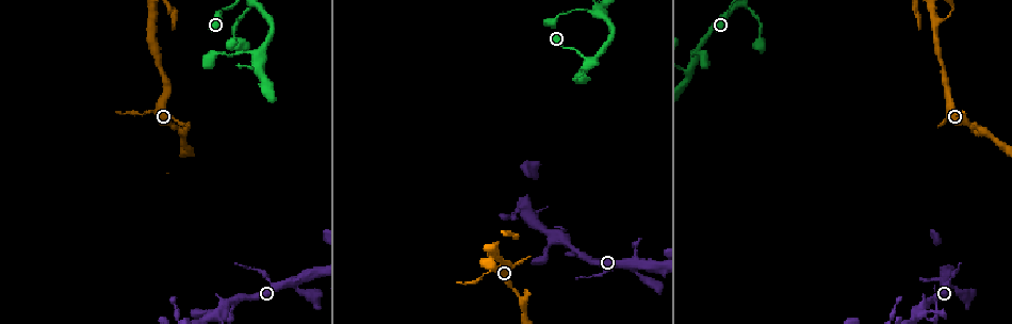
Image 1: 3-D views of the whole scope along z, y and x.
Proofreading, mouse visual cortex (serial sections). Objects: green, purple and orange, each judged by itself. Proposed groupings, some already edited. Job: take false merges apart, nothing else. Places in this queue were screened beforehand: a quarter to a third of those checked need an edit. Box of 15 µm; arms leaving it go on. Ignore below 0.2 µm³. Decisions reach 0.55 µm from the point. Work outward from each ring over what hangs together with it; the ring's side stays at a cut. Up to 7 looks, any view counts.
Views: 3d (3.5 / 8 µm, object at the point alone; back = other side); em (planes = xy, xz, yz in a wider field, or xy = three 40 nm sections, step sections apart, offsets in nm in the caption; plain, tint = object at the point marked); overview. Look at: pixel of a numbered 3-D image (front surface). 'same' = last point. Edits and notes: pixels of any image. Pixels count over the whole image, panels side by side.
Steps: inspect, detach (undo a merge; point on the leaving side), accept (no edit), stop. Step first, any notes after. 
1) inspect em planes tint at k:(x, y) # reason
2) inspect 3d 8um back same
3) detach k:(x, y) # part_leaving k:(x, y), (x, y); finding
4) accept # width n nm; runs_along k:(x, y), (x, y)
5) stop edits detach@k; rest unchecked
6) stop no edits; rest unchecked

inspect 3d 3.5um at 1:(291, 281) # three arms meet

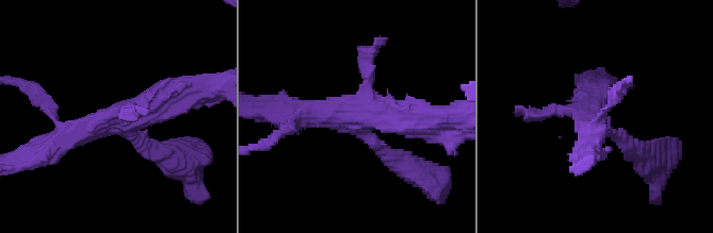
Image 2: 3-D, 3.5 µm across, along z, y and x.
inspect em xy step 3 tint at 2:(117, 121)

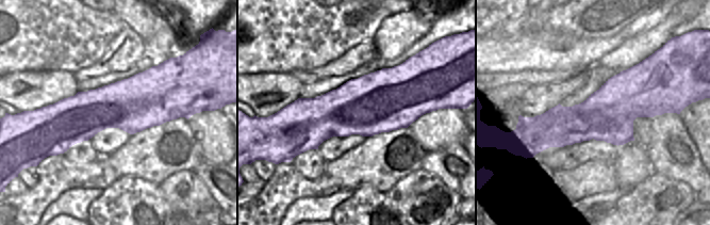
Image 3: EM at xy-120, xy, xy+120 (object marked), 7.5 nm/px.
accept # width 460 nm; runs_along 3:(663, 103), (527, 125); continuous, no second cell

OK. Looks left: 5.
inspect 3d 3.5um back at 1:(214, 316) # side arm on a straight run

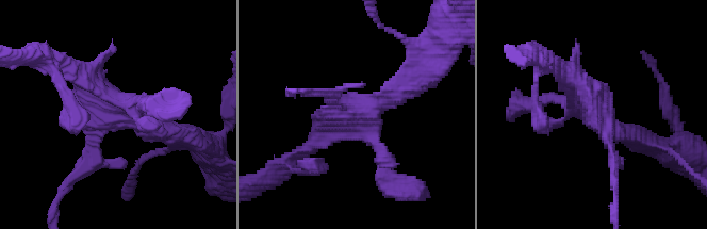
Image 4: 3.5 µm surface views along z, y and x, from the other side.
inspect em planes plain at 4:(596, 109)

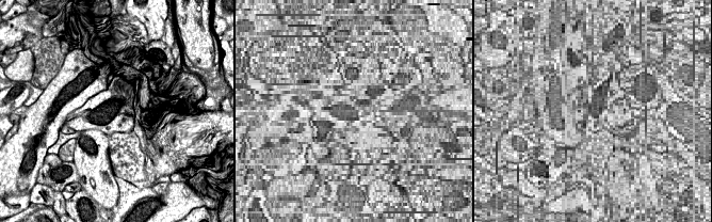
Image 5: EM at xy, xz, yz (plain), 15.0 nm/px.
inspect em planes tint same

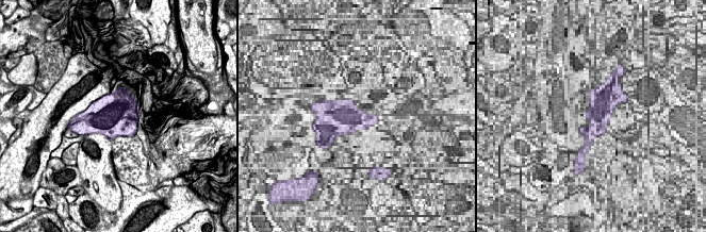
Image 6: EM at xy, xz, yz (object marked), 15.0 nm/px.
accept # runs_along 4:(69, 66), (118, 112), (174, 131); continuous, no second cell

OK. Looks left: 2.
inspect 3d 3.5um at 1:(937, 22)

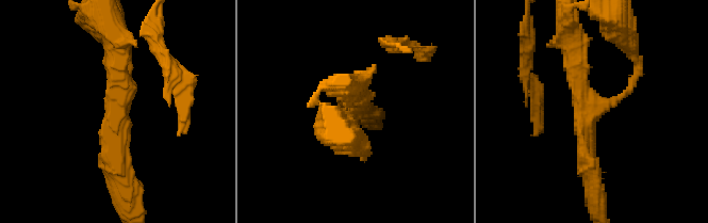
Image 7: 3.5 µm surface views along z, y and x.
inspect em xy step 3 tint at 7:(354, 112) # now the EM

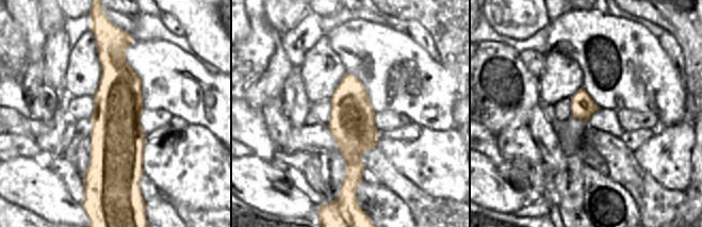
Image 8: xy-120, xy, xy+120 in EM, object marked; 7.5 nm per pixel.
accept # arms 3; arm_widths 100, 300, 300 nm; runs_along 8:(111, 45), (113, 62), (113, 183); all the same cell

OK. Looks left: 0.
stop no edits; rest unchecked

